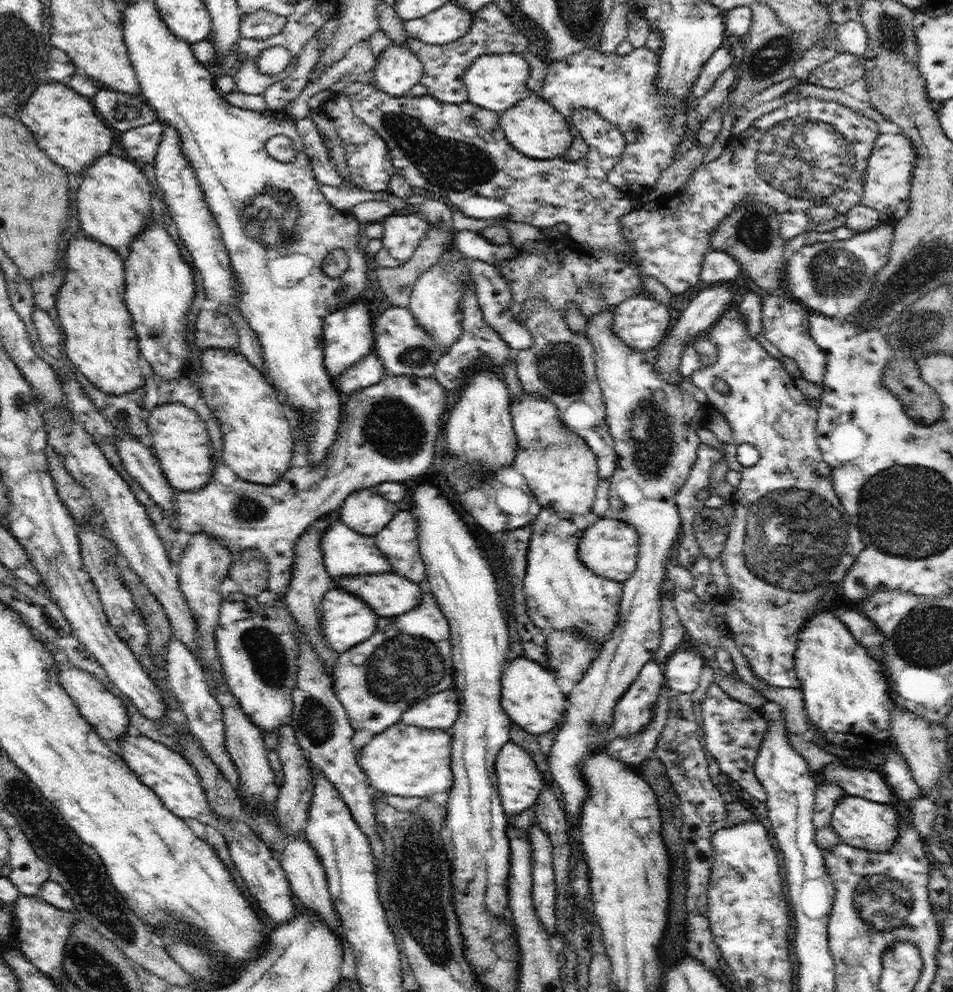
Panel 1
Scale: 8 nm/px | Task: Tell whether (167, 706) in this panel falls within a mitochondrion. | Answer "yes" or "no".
no

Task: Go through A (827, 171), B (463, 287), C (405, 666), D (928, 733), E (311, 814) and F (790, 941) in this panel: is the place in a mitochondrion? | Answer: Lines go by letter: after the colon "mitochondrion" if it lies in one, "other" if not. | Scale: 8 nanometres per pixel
A: mitochondrion
B: other
C: mitochondrion
D: other
E: other
F: other

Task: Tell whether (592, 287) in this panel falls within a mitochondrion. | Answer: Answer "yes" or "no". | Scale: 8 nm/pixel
yes

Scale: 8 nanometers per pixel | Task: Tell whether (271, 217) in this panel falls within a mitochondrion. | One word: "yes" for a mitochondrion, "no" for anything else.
yes

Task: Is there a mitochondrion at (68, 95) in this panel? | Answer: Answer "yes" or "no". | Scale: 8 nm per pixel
no

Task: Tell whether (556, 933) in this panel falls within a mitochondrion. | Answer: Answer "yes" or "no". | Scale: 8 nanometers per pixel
no

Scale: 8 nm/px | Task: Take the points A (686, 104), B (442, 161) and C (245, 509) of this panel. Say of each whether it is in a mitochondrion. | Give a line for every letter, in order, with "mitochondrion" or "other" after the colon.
A: other
B: mitochondrion
C: mitochondrion

